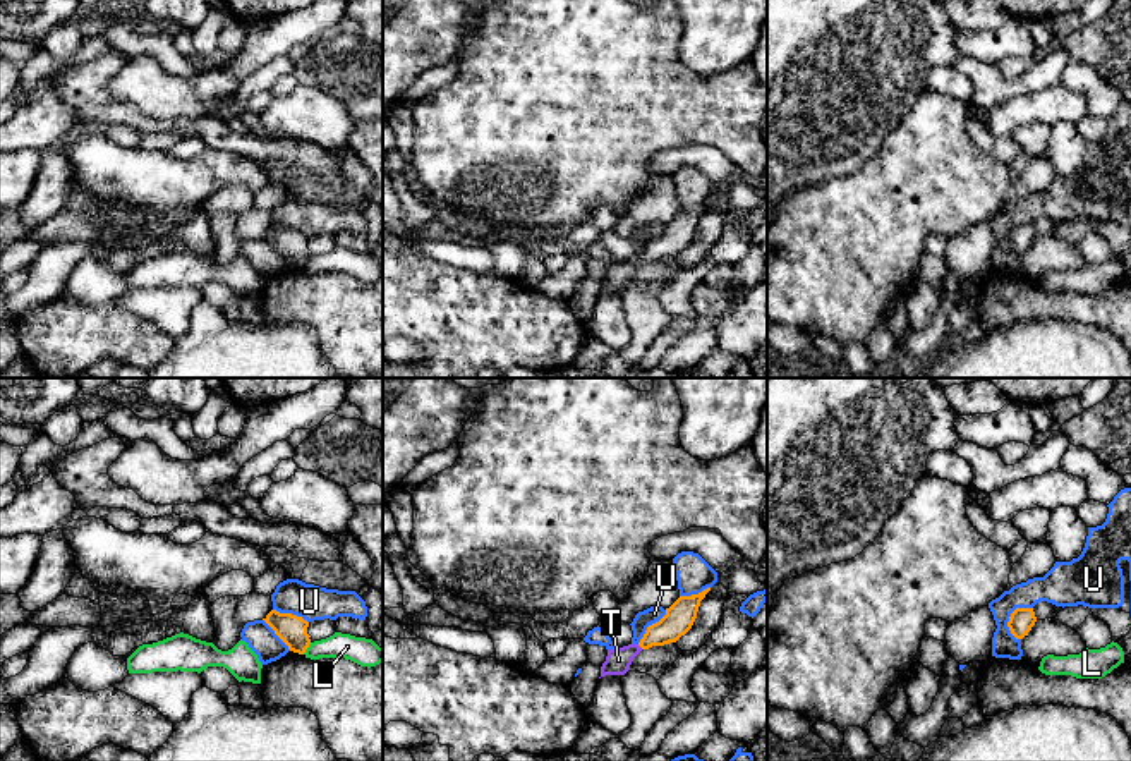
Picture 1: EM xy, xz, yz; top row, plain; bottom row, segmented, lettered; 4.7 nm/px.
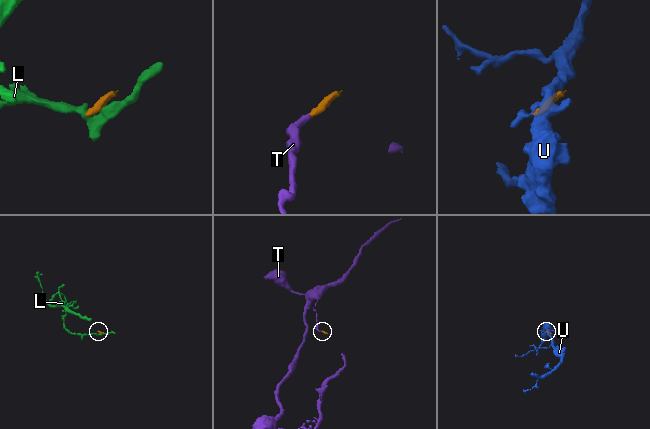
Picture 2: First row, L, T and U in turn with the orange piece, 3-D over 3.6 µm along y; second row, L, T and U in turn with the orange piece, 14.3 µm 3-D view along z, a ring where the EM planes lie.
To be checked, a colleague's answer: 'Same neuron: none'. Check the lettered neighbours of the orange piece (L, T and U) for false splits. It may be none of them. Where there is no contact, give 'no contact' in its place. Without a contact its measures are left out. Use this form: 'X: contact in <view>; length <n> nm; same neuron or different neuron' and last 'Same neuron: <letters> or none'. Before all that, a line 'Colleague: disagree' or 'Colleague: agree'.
Colleague: disagree
L: contact in xy; length 70 nm; different neuron
T: contact in xz; length 40 nm; same neuron
U: contact in yz; length 180 nm; different neuron
Same neuron: T

